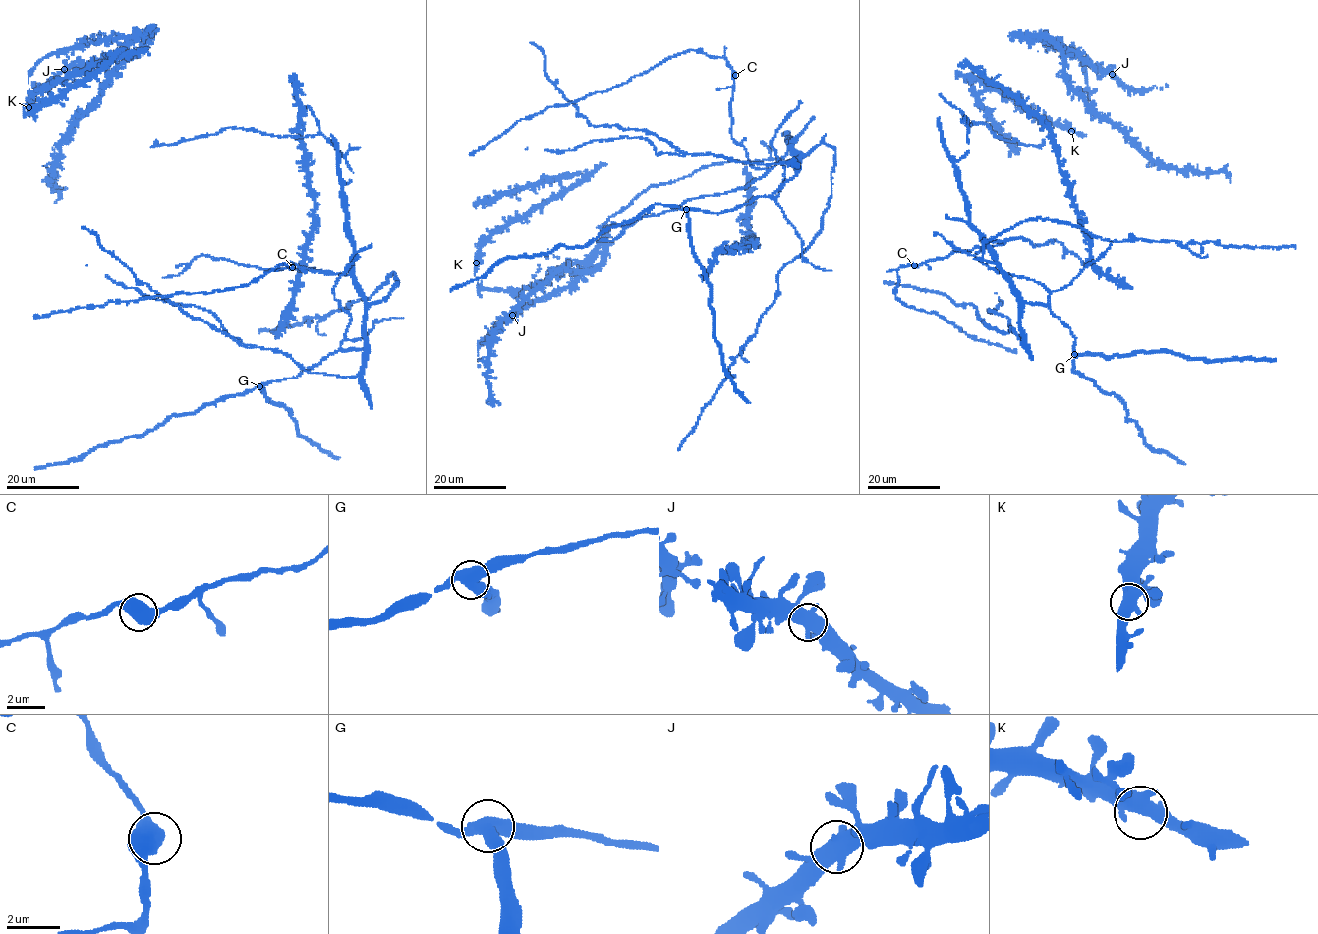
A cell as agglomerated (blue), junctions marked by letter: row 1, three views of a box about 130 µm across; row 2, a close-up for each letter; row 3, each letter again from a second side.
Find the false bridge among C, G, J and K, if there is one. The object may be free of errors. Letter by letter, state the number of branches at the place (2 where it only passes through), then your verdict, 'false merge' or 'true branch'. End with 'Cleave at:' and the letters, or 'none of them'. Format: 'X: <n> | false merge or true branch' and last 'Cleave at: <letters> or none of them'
C: 3 | true branch
G: 3 | false merge
J: 3 | true branch
K: 3 | true branch
Cleave at: G

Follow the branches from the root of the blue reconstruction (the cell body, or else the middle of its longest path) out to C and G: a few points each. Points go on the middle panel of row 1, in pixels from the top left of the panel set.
C: (799, 156), (787, 136), (794, 143), (773, 166), (752, 165), (732, 137), (735, 75)
G: (799, 156), (787, 136), (794, 138), (791, 147), (801, 154), (797, 174), (770, 195), (718, 213), (686, 209)

